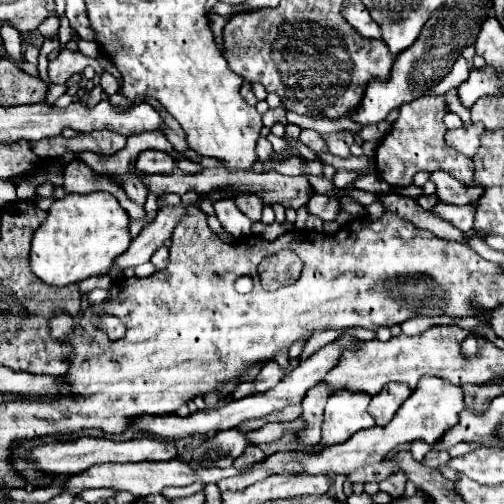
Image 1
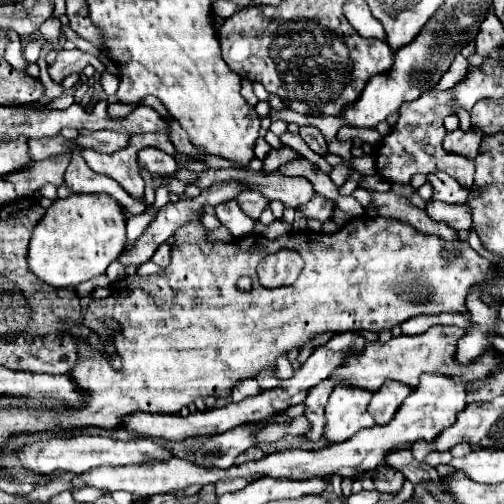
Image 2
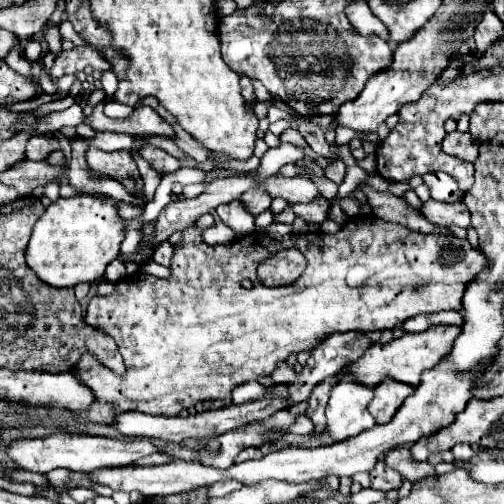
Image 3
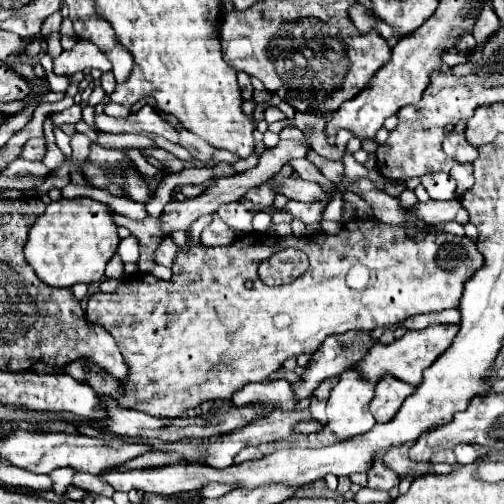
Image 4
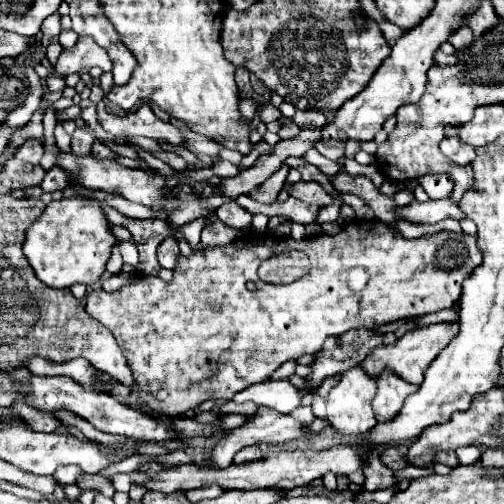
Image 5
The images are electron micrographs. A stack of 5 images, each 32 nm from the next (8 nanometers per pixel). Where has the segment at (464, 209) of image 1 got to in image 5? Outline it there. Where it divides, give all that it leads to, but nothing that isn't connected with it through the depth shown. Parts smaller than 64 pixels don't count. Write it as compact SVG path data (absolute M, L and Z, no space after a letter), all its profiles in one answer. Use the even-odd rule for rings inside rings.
M428 200L428 202L414 202L410 206L398 208L398 214L404 216L408 222L414 224L436 224L446 218L464 220L464 212L454 200Z

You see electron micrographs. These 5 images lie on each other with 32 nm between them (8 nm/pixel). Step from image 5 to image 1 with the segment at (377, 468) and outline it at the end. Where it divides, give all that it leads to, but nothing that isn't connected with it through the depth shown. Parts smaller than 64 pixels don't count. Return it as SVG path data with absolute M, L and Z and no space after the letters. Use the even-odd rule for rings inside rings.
M398 472L394 476L390 476L386 482L380 482L380 490L390 494L392 498L402 498L404 496L404 488L406 488L406 474Z

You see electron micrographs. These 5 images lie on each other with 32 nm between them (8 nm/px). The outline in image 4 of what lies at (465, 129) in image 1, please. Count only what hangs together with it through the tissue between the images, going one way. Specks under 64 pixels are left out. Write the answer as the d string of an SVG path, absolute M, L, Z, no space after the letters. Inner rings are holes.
M458 132L446 134L444 144L442 144L442 150L444 150L450 158L454 158L454 160L458 160L458 162L462 162L462 164L474 162L476 156L478 156L478 148L472 148L472 146L464 140L464 136L458 134Z

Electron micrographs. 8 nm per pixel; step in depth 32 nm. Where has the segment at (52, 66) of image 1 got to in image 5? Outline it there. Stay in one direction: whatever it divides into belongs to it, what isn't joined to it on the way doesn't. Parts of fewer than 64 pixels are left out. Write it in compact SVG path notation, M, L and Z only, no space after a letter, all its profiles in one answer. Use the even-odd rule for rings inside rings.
M84 36L84 38L78 38L76 46L72 46L70 50L64 50L58 56L54 70L60 76L68 76L68 74L80 72L84 68L94 68L94 66L102 68L104 72L112 70L112 62L110 62L106 50L100 48L90 36Z

